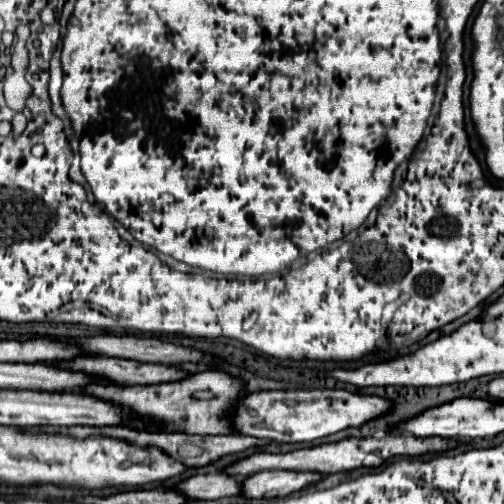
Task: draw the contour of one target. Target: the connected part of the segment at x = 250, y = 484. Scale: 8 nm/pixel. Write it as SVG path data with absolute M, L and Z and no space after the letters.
M263 470L243 480L243 496L247 498L285 498L323 478L325 474L319 474L319 472Z

